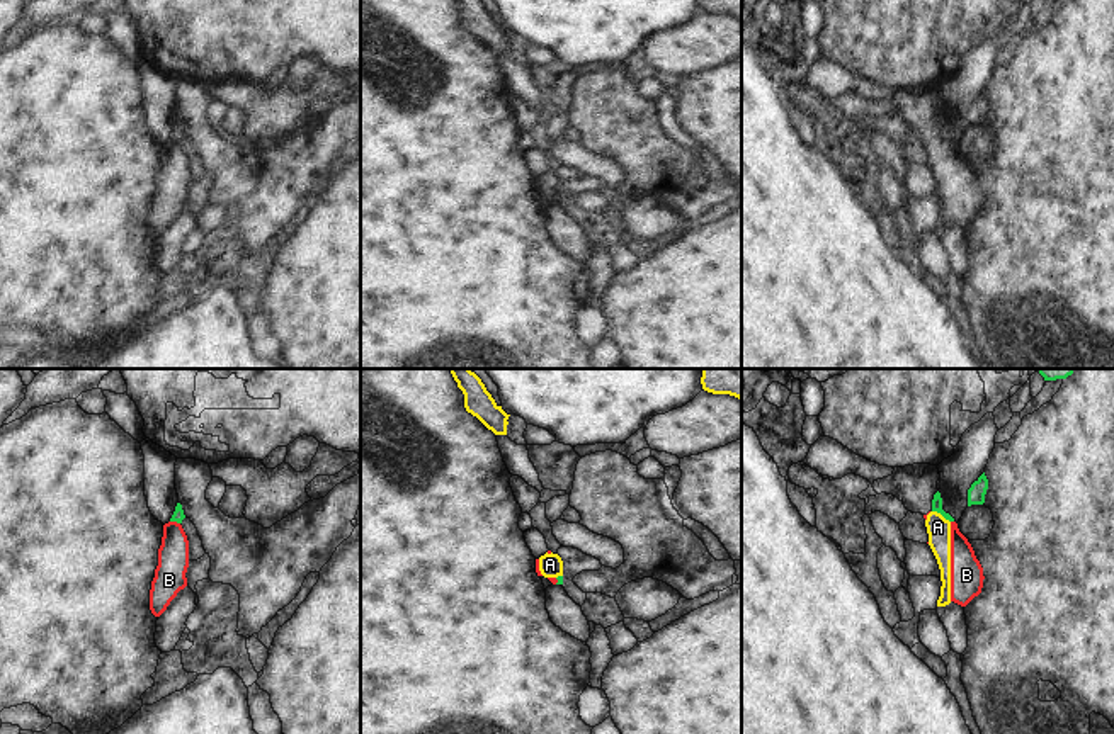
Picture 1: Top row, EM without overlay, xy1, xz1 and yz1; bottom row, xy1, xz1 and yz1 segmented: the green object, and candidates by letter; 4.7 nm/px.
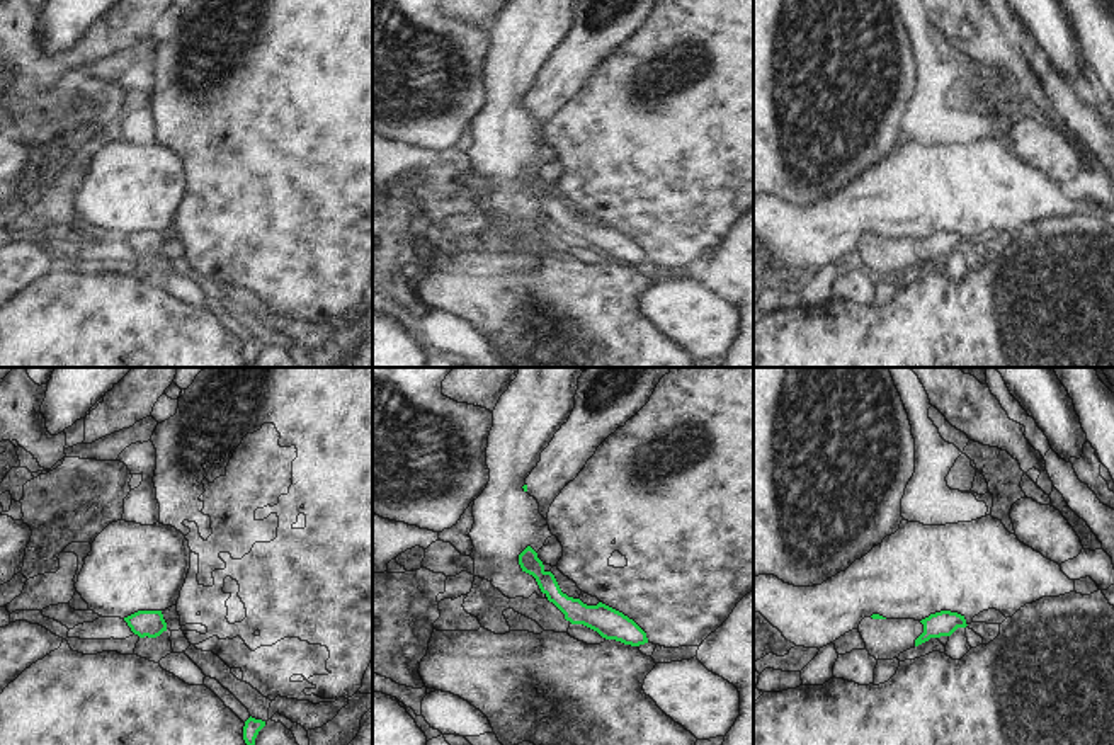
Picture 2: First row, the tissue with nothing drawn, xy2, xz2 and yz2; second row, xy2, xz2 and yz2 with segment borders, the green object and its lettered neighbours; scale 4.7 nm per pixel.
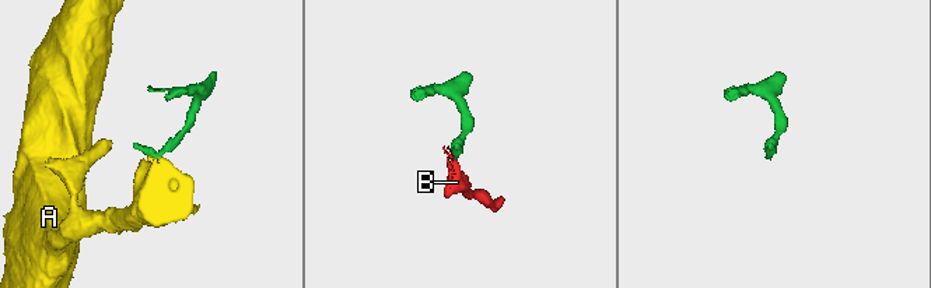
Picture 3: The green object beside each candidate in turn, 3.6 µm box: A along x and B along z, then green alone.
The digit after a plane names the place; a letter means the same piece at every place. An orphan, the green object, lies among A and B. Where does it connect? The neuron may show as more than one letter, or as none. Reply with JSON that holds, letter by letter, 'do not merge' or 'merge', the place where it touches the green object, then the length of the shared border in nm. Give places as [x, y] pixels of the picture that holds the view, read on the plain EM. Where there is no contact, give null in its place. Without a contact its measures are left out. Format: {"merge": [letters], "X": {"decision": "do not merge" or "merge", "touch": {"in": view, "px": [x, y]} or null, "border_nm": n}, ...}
{"merge": [], "A": {"decision": "do not merge", "touch": {"in": "yz1", "px": [941, 133]}, "border_nm": 110}, "B": {"decision": "do not merge", "touch": {"in": "xy1", "px": [176, 140]}, "border_nm": 50}}

